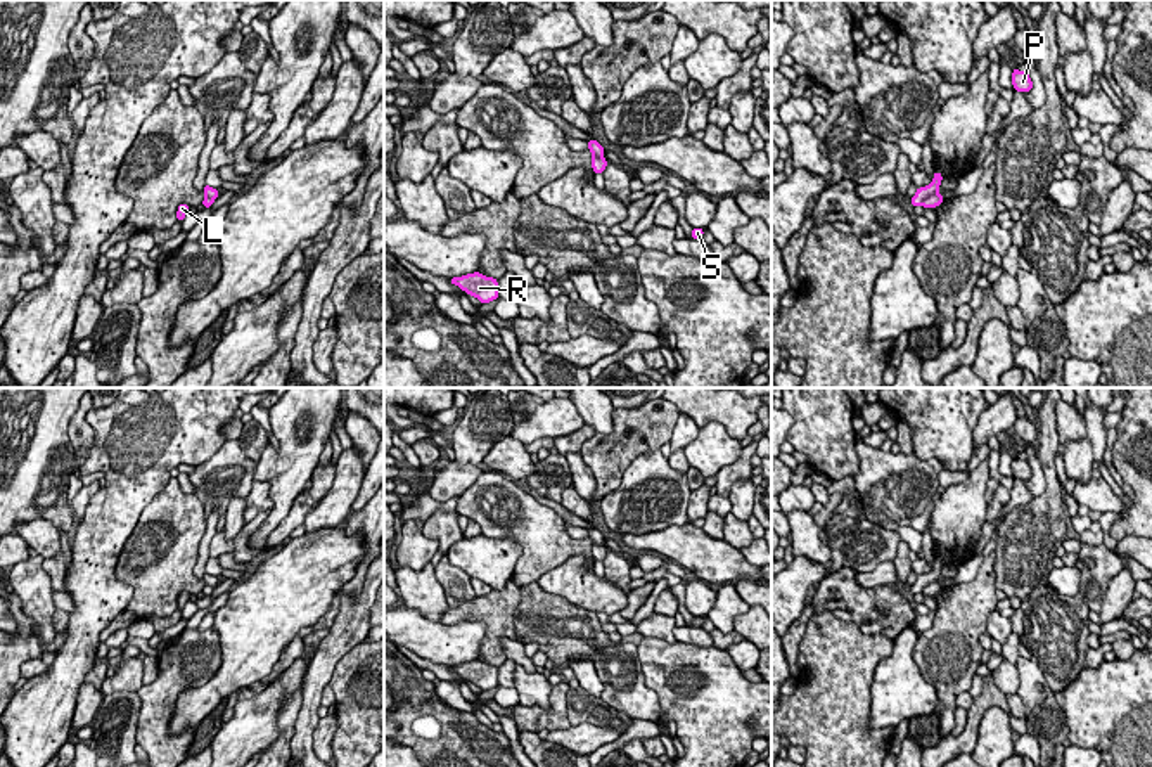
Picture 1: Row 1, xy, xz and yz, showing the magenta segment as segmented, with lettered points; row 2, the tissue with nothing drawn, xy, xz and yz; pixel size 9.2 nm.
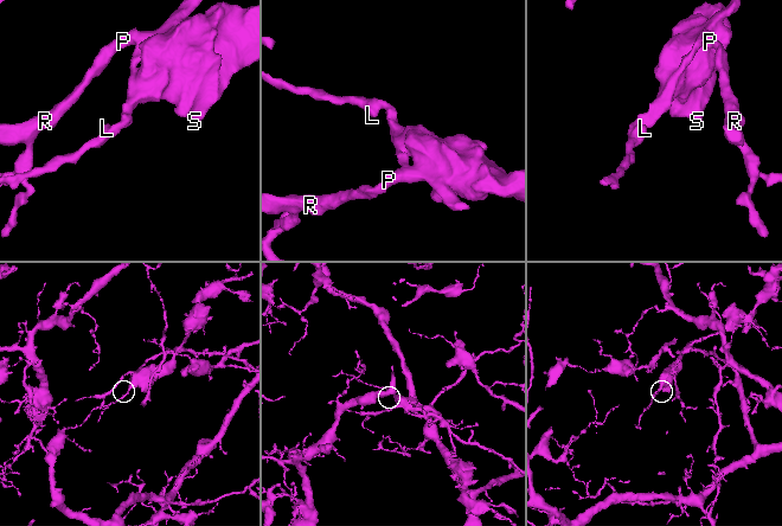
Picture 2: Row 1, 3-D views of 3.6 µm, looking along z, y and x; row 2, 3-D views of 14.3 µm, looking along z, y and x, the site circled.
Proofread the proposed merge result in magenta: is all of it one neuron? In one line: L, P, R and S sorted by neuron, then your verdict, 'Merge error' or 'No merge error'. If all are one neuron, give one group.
Groups: L S / P R. Merge error

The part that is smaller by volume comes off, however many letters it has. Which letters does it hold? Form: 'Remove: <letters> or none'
Remove: L, S

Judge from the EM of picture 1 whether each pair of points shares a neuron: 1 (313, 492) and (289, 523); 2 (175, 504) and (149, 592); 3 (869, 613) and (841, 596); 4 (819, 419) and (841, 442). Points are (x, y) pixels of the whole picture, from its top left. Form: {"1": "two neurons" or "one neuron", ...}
{"1": "one neuron", "2": "one neuron", "3": "one neuron", "4": "one neuron"}

